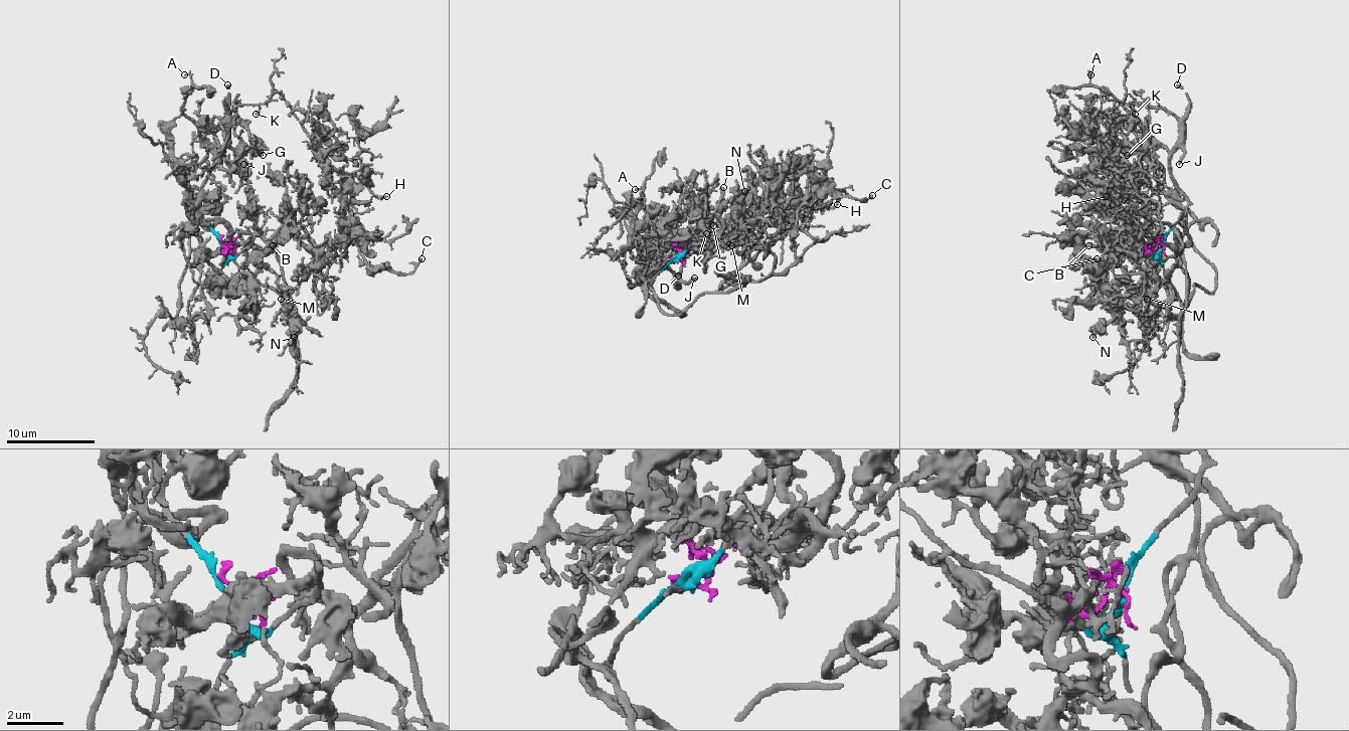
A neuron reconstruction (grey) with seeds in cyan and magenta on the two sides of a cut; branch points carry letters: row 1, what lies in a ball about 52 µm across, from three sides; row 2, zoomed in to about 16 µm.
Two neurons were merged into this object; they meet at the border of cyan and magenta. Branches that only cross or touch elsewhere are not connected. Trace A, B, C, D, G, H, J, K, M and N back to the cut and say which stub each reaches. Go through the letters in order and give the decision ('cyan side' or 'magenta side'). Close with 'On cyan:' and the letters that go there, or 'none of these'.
A: cyan side
B: magenta side
C: magenta side
D: cyan side
G: cyan side
H: magenta side
J: cyan side
K: cyan side
M: magenta side
N: magenta side
On cyan: A, D, G, J, K

